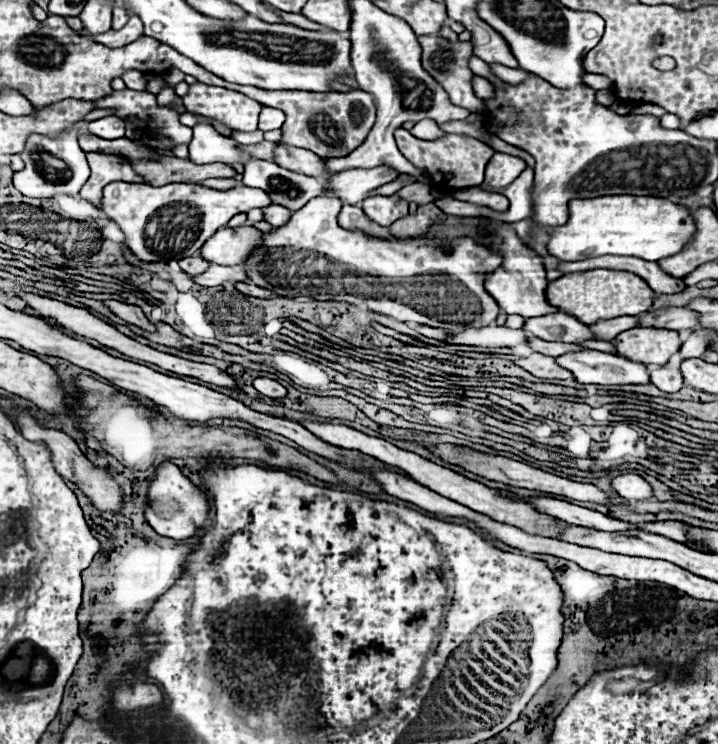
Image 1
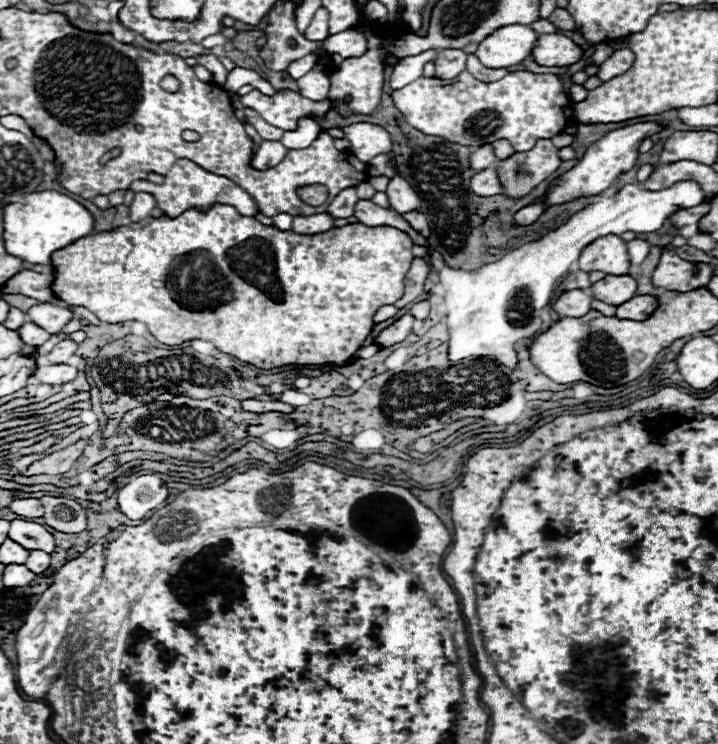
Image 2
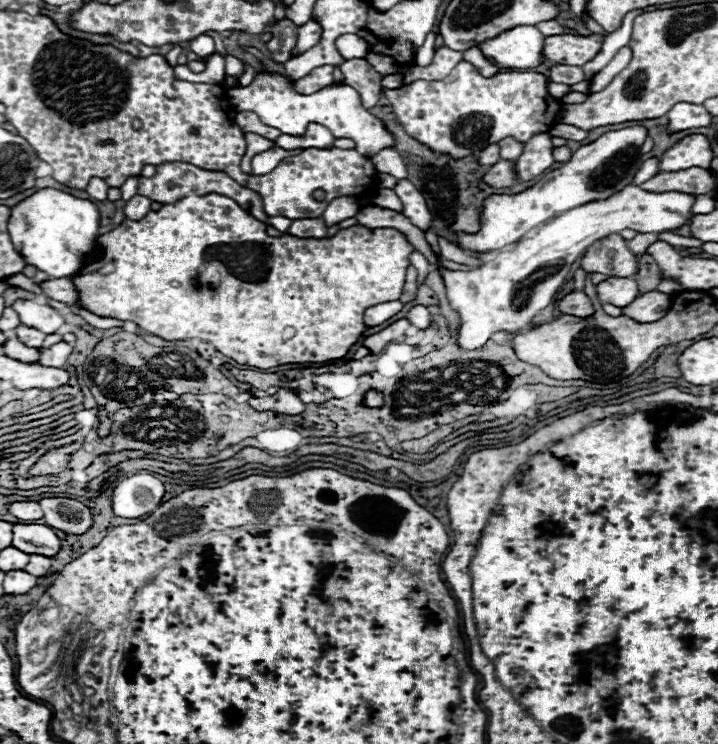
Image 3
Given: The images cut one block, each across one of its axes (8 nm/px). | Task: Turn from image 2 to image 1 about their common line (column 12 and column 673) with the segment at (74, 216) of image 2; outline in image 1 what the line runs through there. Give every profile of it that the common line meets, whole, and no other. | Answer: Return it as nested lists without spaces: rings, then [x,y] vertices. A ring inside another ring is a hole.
[[[600,196],[570,200],[570,218],[564,226],[552,228],[548,250],[564,262],[576,262],[606,254],[636,256],[650,262],[674,256],[694,236],[694,216],[688,206],[670,200],[646,200],[646,196]]]

